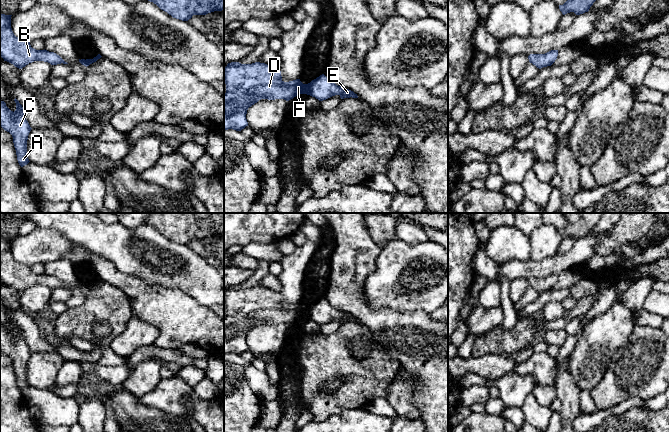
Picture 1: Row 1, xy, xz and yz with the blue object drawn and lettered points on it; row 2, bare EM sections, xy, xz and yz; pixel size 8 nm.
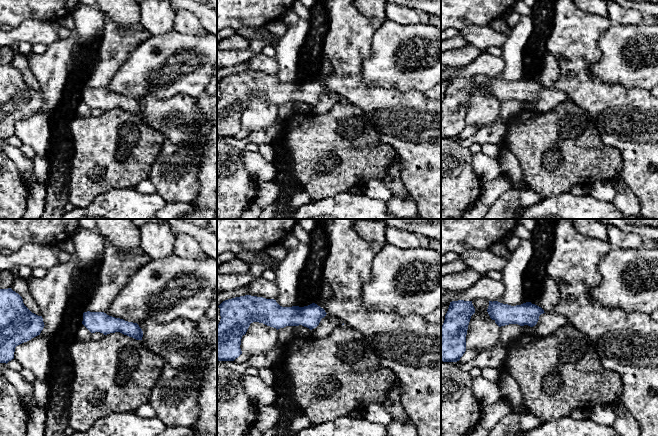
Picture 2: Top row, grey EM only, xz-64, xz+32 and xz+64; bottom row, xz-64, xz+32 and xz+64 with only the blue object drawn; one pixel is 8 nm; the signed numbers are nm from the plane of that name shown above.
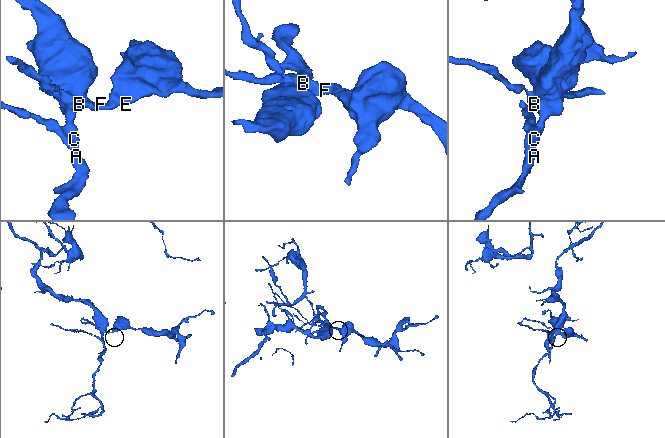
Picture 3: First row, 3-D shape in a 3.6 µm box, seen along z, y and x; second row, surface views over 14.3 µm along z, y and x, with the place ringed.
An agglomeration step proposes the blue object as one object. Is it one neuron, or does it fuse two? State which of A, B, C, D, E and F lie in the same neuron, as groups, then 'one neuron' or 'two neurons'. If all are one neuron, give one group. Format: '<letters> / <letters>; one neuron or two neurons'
A B C D E F; one neuron

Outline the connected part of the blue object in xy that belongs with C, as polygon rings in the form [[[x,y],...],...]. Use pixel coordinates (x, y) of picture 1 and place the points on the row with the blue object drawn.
[[[15,98],[16,110],[11,111],[4,101],[0,101],[0,126],[13,137],[17,160],[21,167],[30,161],[27,156],[27,140],[31,127],[26,120],[24,109]]]

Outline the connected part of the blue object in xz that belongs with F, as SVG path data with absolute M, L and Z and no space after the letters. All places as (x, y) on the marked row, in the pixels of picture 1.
M260 62L228 63L224 82L224 130L241 131L248 126L247 110L261 99L289 101L298 94L307 94L319 101L335 95L341 99L358 98L353 91L336 85L324 74L308 84L303 84L300 79L284 82L278 68Z

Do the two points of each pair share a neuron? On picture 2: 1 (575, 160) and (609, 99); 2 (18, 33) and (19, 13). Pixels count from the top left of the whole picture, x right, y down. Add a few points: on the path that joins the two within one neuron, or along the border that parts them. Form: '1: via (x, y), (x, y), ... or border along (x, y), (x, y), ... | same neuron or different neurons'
1: border along (580, 107), (588, 113), (600, 140), (606, 146) | different neurons
2: border along (41, 19), (27, 19), (12, 28) | different neurons

